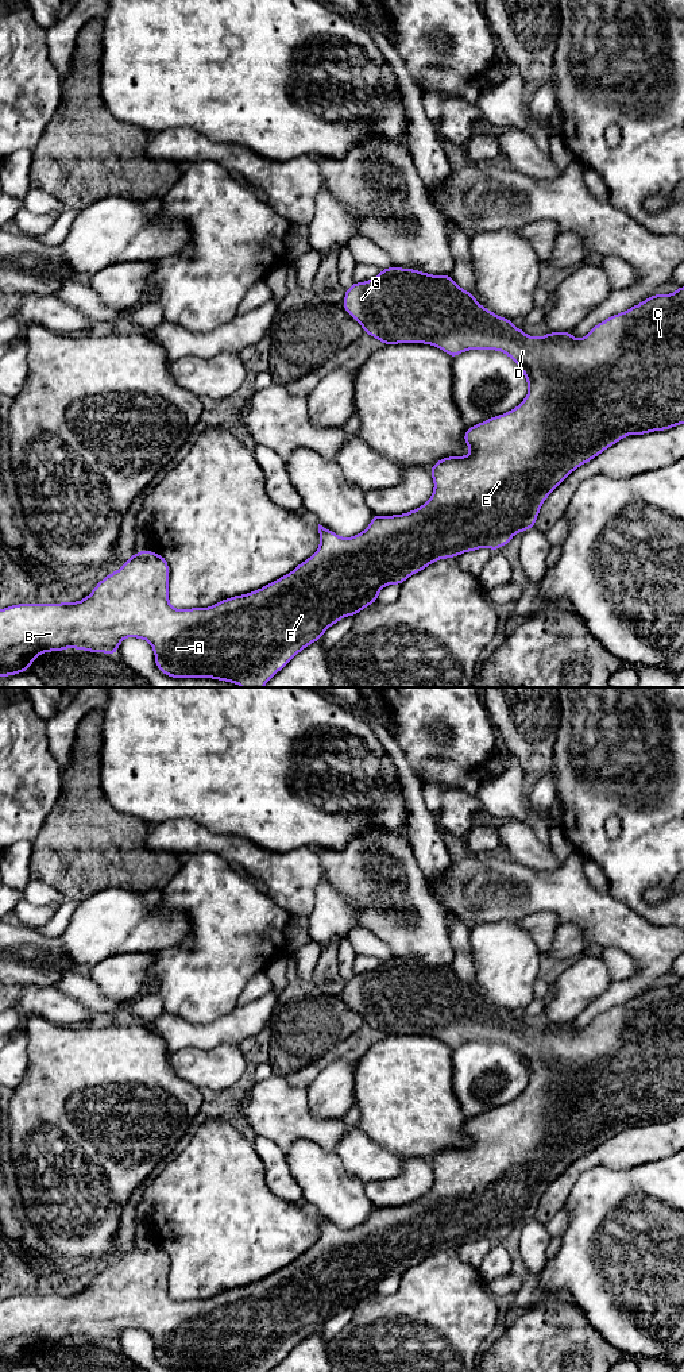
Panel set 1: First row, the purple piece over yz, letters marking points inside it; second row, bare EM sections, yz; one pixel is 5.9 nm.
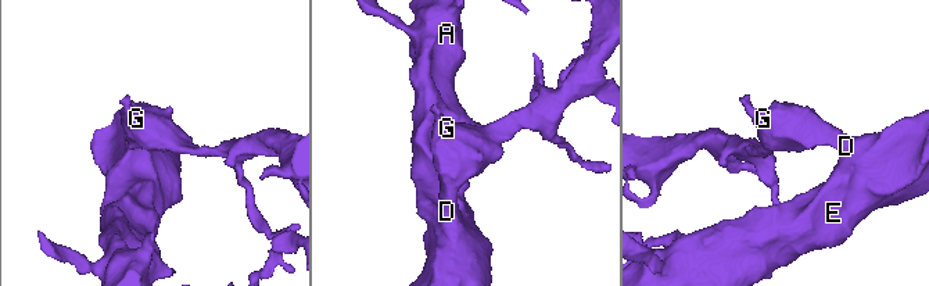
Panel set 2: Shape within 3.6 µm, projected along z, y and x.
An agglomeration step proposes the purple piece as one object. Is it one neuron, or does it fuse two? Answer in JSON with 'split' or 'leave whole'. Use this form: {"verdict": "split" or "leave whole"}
{"verdict": "leave whole"}

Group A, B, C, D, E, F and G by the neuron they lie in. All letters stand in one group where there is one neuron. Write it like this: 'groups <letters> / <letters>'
groups A B C D E F G

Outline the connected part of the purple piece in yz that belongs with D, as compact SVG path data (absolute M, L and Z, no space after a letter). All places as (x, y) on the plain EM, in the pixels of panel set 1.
M391 957L364 974L353 974L345 980L343 999L360 1014L363 1024L379 1030L383 1036L398 1034L425 1034L445 1043L452 1049L468 1041L496 1041L510 1048L523 1064L529 1083L525 1091L513 1102L494 1107L483 1114L469 1118L464 1125L464 1133L471 1144L465 1148L448 1148L434 1155L429 1161L434 1172L432 1188L420 1199L403 1206L378 1207L374 1206L370 1217L356 1228L340 1229L335 1223L318 1215L320 1238L305 1253L298 1256L291 1264L263 1277L259 1282L223 1291L209 1299L174 1300L169 1294L169 1255L156 1244L142 1241L128 1249L123 1257L108 1265L100 1272L93 1283L78 1294L65 1292L62 1295L18 1295L0 1300L0 1368L15 1367L30 1361L31 1354L42 1345L76 1340L90 1344L104 1344L116 1346L116 1341L125 1329L138 1329L152 1337L155 1356L161 1364L171 1369L212 1369L219 1372L270 1372L281 1363L294 1346L314 1333L318 1333L324 1323L335 1314L347 1307L356 1307L360 1302L378 1292L378 1284L387 1276L401 1276L410 1267L424 1261L438 1250L459 1248L468 1242L483 1238L496 1242L510 1234L518 1223L525 1223L534 1218L541 1196L548 1187L577 1159L590 1153L606 1140L618 1134L627 1126L645 1126L653 1122L665 1122L684 1115L684 978L671 986L654 986L638 997L617 1005L596 1015L584 1029L575 1030L571 1024L549 1024L548 1026L533 1029L526 1026L522 1020L515 1020L511 1011L499 1009L494 1003L482 998L472 984L461 980L452 967L433 967L413 960Z

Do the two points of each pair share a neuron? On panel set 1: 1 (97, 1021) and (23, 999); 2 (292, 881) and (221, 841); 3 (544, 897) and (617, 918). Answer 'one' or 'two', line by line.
1: one
2: one
3: one

